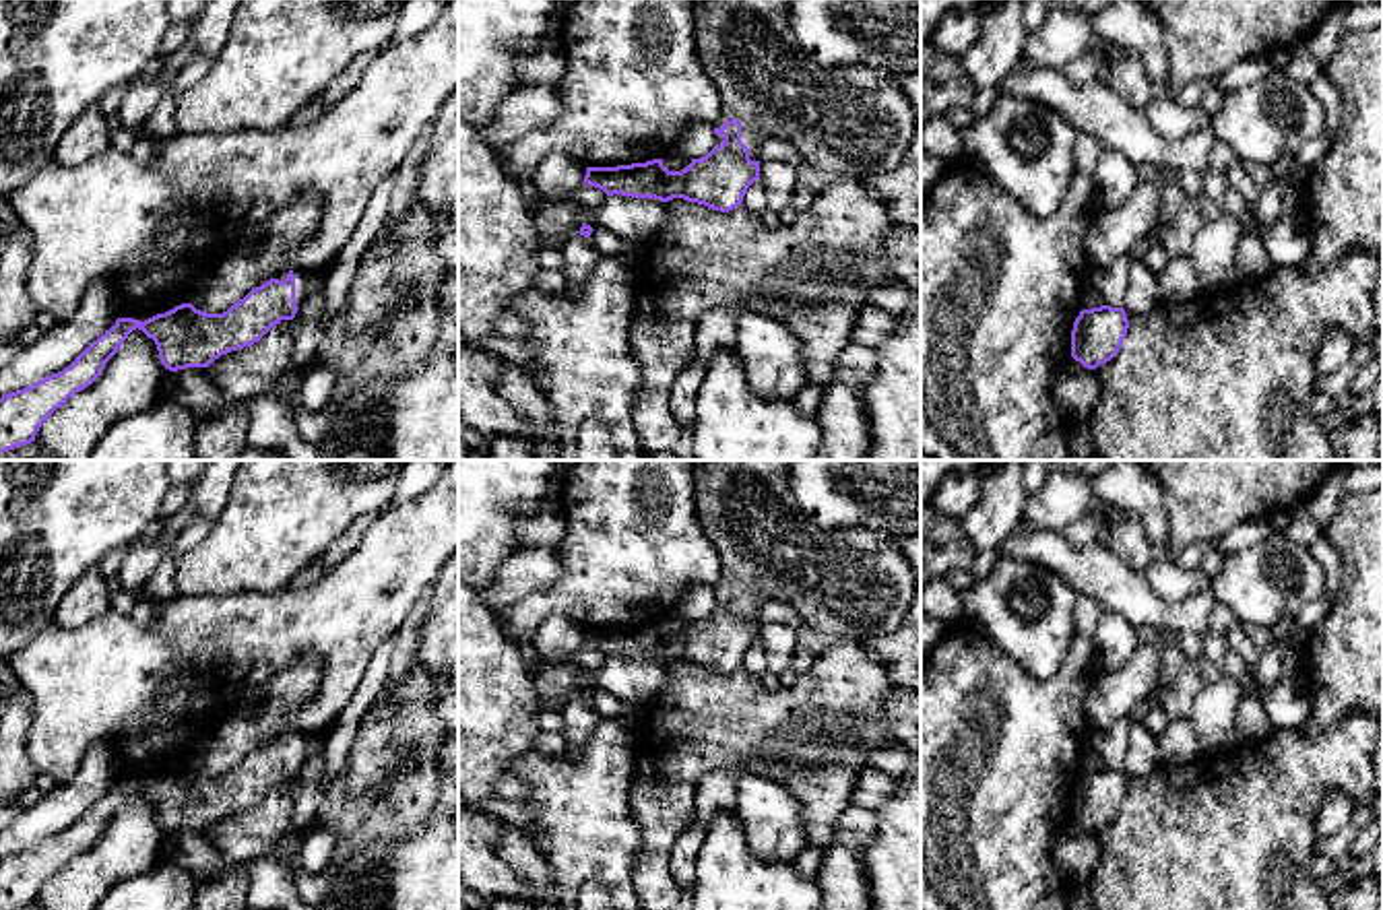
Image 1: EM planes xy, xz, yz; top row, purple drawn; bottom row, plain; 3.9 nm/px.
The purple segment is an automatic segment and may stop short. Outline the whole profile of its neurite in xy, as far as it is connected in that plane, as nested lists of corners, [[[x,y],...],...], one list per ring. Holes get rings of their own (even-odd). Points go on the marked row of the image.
[[[295,268],[252,289],[223,314],[182,303],[144,322],[118,318],[68,367],[0,398],[0,454],[35,442],[43,421],[101,376],[132,330],[155,340],[169,371],[208,367],[221,355],[258,343],[281,320],[293,320],[305,291],[308,277]]]

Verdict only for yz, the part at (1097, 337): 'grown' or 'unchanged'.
unchanged

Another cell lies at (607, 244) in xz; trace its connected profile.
[[[592,227],[592,233],[588,239],[599,256],[615,258],[632,270],[636,270],[644,252],[644,243],[621,239],[619,235],[603,227]]]

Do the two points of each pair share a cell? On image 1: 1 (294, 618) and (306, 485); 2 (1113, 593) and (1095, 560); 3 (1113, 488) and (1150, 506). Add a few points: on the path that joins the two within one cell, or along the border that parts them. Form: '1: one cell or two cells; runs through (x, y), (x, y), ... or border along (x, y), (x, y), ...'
1: two cells; border along (290, 584), (277, 591), (242, 593)
2: one cell; runs through (1113, 584), (1097, 568)
3: one cell; runs through (1121, 488), (1132, 488), (1142, 498)

